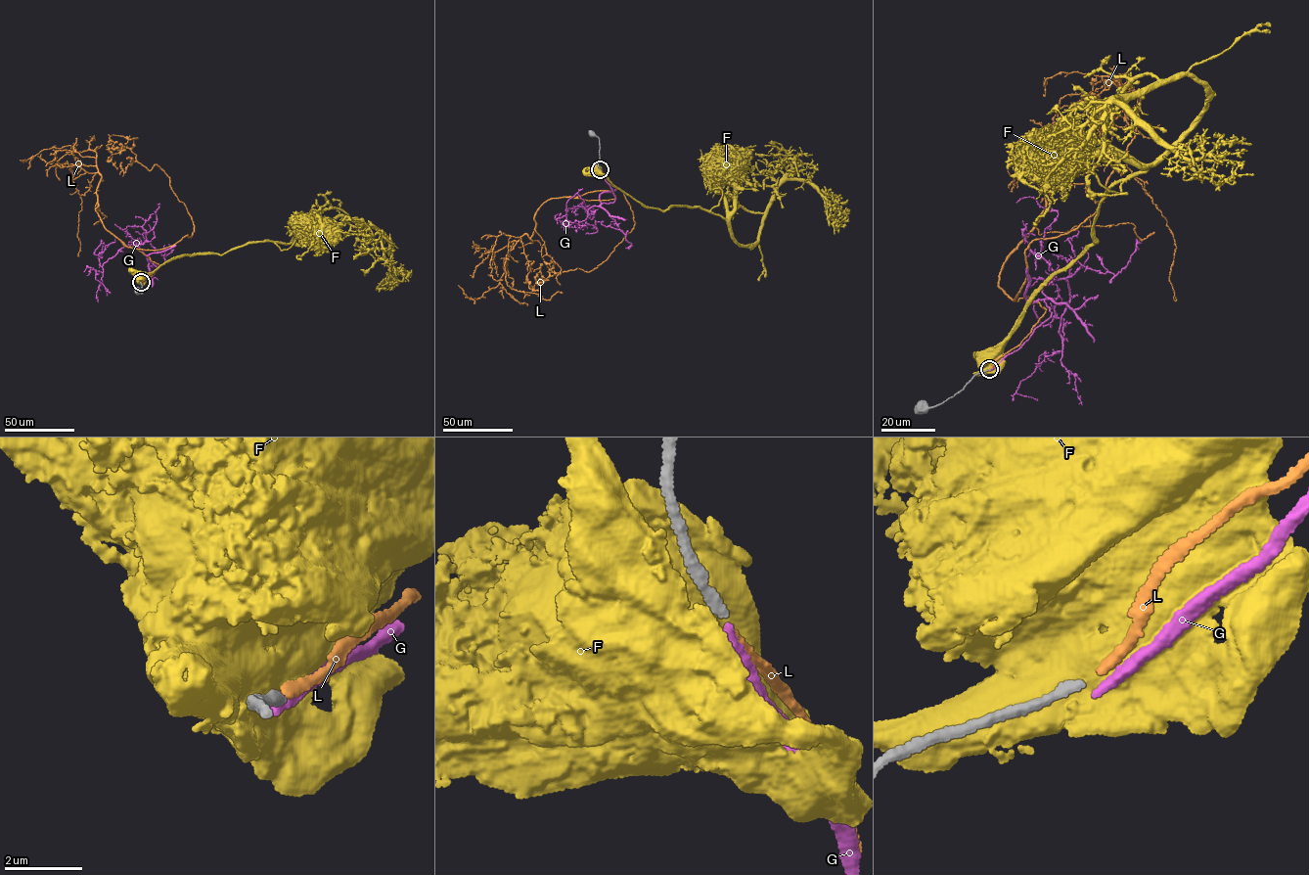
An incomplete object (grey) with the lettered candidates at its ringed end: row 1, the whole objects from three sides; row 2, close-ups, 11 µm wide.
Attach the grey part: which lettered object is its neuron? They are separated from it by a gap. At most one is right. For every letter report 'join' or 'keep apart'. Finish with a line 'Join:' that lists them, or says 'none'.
F: keep apart
G: keep apart
L: join
Join: L

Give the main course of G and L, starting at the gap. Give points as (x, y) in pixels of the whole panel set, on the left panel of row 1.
G: (141, 283), (157, 267), (135, 244), (125, 246), (103, 263), (103, 272), (96, 270), (107, 296)
L: (141, 282), (158, 265), (123, 244), (163, 249), (194, 226), (166, 174), (107, 145), (118, 147)

